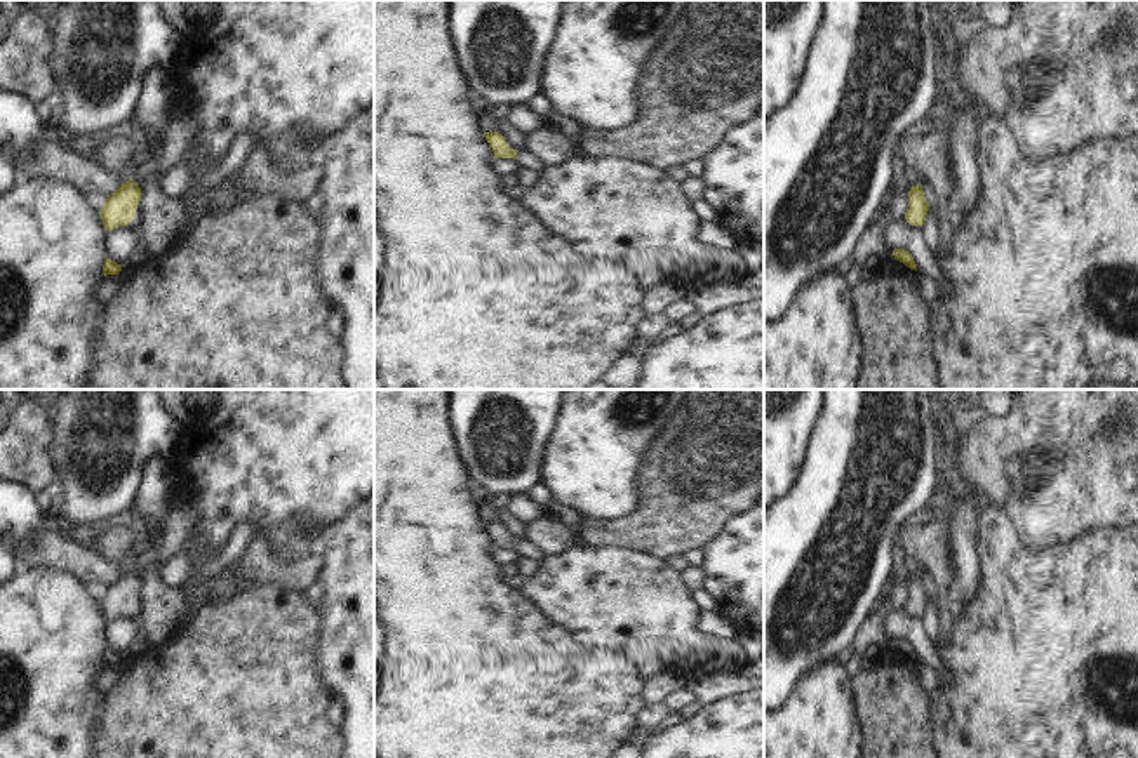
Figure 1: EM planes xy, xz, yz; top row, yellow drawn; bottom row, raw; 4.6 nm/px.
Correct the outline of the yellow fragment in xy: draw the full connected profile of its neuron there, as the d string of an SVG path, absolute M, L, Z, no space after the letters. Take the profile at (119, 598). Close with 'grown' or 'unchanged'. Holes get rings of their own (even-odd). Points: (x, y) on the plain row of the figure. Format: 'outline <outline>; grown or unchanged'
outline M132 567L118 575L118 579L106 586L99 605L106 621L118 615L127 615L139 622L139 589L141 577Z; grown

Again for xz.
outline M485 522L485 530L492 537L494 548L512 548L519 553L519 556L524 556L527 560L534 560L541 563L545 560L545 553L539 551L532 542L529 542L525 537L522 539L512 539L510 534L505 530L505 527L499 522Z; grown

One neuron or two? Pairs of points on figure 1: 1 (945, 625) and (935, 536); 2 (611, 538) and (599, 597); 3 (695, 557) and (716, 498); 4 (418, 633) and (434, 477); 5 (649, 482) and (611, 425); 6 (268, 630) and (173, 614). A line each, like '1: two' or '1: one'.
1: one
2: two
3: two
4: one
5: two
6: two

